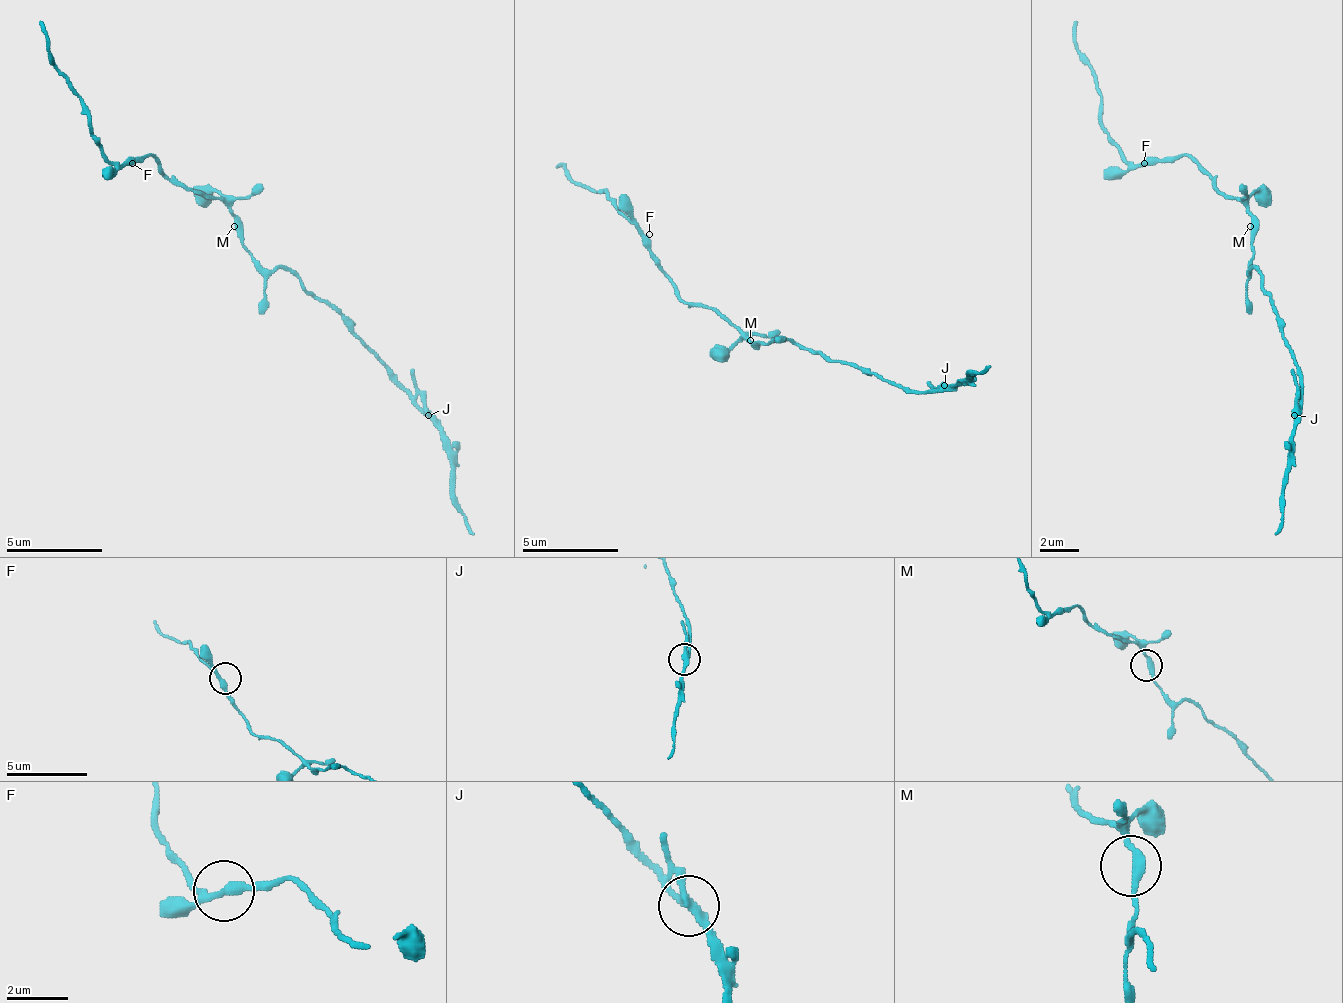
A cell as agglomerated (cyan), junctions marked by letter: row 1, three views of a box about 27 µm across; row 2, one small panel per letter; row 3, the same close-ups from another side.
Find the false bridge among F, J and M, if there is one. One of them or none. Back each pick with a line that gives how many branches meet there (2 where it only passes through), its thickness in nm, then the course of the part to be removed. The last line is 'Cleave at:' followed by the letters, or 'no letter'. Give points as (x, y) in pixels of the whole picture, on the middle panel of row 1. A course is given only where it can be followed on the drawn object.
J: branches 2; calibre 280 nm; course (943, 384), (963, 379), (992, 364)
Cleave at: J

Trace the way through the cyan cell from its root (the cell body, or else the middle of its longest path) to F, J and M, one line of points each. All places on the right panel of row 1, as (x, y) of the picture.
F: (1250, 245), (1250, 211), (1235, 197), (1221, 192), (1206, 172), (1187, 158), (1144, 163)
J: (1250, 245), (1250, 269), (1269, 293), (1298, 370), (1303, 404), (1293, 414)
M: (1250, 245), (1250, 226)

